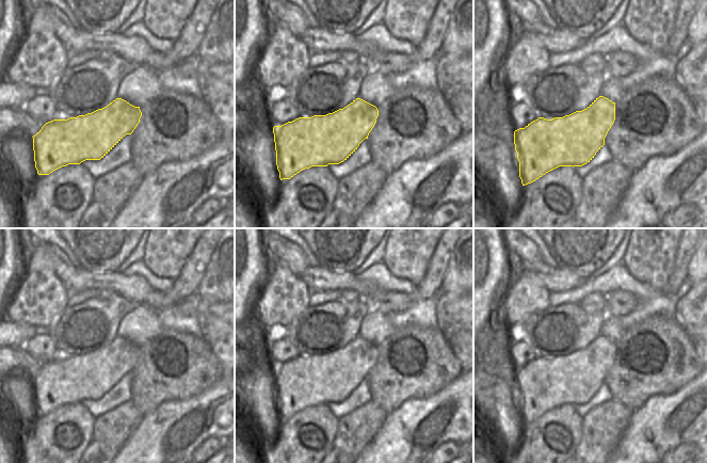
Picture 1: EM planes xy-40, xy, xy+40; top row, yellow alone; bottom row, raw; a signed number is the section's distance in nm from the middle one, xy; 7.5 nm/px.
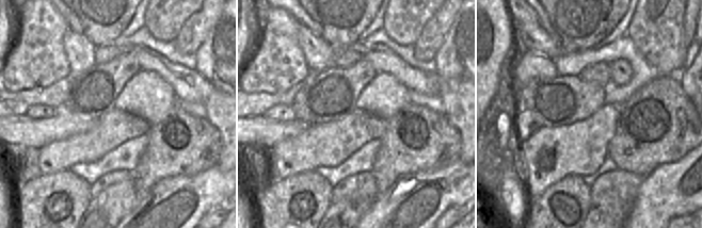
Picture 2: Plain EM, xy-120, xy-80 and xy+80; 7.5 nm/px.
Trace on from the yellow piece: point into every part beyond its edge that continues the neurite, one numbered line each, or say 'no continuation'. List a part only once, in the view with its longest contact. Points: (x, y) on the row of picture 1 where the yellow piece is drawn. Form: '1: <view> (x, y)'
no continuation

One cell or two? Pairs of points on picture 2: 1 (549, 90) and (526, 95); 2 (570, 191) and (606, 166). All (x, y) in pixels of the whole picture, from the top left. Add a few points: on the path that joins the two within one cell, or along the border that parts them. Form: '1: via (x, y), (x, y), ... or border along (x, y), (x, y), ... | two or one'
1: via (544, 95), (531, 95) | one
2: border along (583, 177), (589, 185) | two

